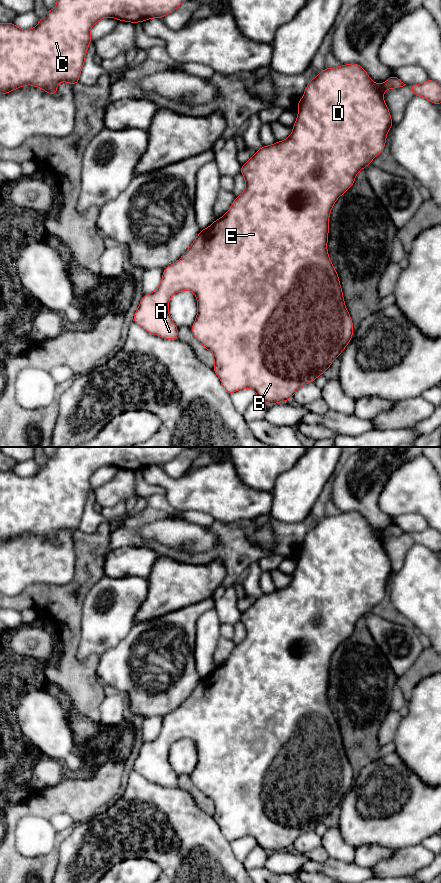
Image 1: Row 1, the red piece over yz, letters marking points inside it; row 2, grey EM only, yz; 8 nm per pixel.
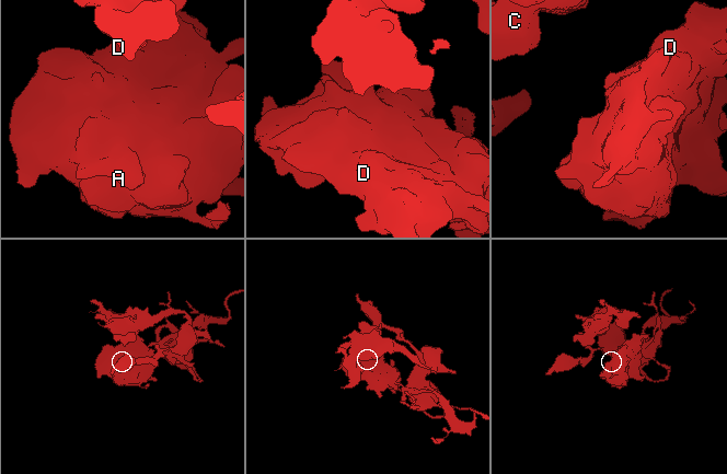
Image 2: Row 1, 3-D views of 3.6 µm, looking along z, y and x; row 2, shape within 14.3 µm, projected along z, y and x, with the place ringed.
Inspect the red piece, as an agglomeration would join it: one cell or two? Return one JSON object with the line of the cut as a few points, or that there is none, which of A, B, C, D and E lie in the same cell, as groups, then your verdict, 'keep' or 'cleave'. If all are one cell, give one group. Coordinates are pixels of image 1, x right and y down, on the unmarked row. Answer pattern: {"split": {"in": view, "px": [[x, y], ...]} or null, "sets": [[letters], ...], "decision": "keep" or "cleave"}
{"split": null, "sets": [["A", "B", "C", "D", "E"]], "decision": "keep"}

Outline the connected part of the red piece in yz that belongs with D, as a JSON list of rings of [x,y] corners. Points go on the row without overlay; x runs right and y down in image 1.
[[[356,511],[340,513],[335,516],[325,516],[308,530],[305,540],[297,553],[298,564],[293,573],[291,583],[287,587],[275,590],[270,594],[262,594],[252,606],[241,614],[240,620],[246,630],[246,636],[243,641],[235,646],[225,663],[215,668],[211,674],[201,677],[189,697],[178,709],[164,717],[159,735],[154,740],[142,745],[139,755],[133,763],[133,769],[151,782],[164,787],[177,787],[178,776],[168,760],[169,748],[177,740],[183,738],[192,739],[196,743],[198,757],[196,767],[192,773],[192,781],[194,786],[213,802],[213,818],[219,825],[222,834],[230,842],[240,837],[253,837],[256,840],[256,844],[264,848],[268,853],[287,850],[299,836],[309,830],[314,830],[319,823],[325,821],[331,811],[351,789],[353,783],[353,770],[345,754],[339,725],[328,704],[329,664],[337,647],[352,635],[357,621],[371,612],[372,608],[385,595],[387,580],[393,573],[391,562],[383,546],[385,538],[400,536],[405,533],[394,523],[382,532],[377,532]]]

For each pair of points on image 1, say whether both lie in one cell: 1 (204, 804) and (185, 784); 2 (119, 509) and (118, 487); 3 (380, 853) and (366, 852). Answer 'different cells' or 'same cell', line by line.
1: same cell
2: different cells
3: same cell

